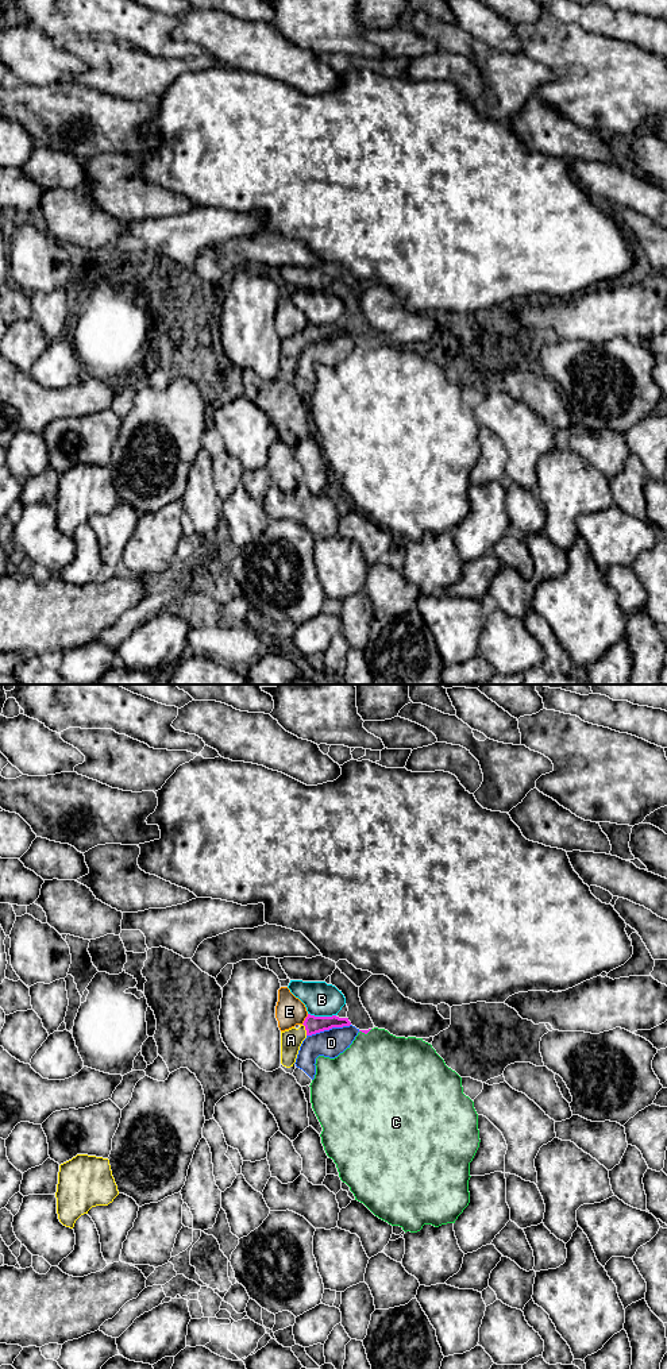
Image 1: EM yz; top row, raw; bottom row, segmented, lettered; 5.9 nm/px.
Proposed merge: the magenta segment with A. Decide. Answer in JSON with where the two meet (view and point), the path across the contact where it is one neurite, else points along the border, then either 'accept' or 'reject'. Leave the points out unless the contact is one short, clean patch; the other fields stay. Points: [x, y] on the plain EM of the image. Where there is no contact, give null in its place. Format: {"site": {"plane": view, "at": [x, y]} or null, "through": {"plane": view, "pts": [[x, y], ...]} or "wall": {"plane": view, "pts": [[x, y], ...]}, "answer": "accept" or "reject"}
{"site": {"plane": "yz", "at": [305, 338]}, "through": {"plane": "yz", "pts": [[312, 332], [305, 338], [290, 349]]}, "answer": "accept"}

